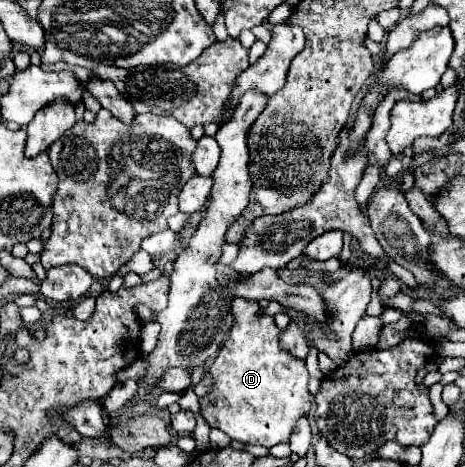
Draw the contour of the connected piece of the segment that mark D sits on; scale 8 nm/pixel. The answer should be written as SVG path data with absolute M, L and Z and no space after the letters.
M235 298L233 316L235 326L229 330L219 354L209 366L215 386L209 396L201 398L203 418L211 428L219 428L239 442L251 442L265 448L289 442L295 422L311 408L305 360L299 360L281 348L281 328L277 328L273 316L259 316L257 302Z

